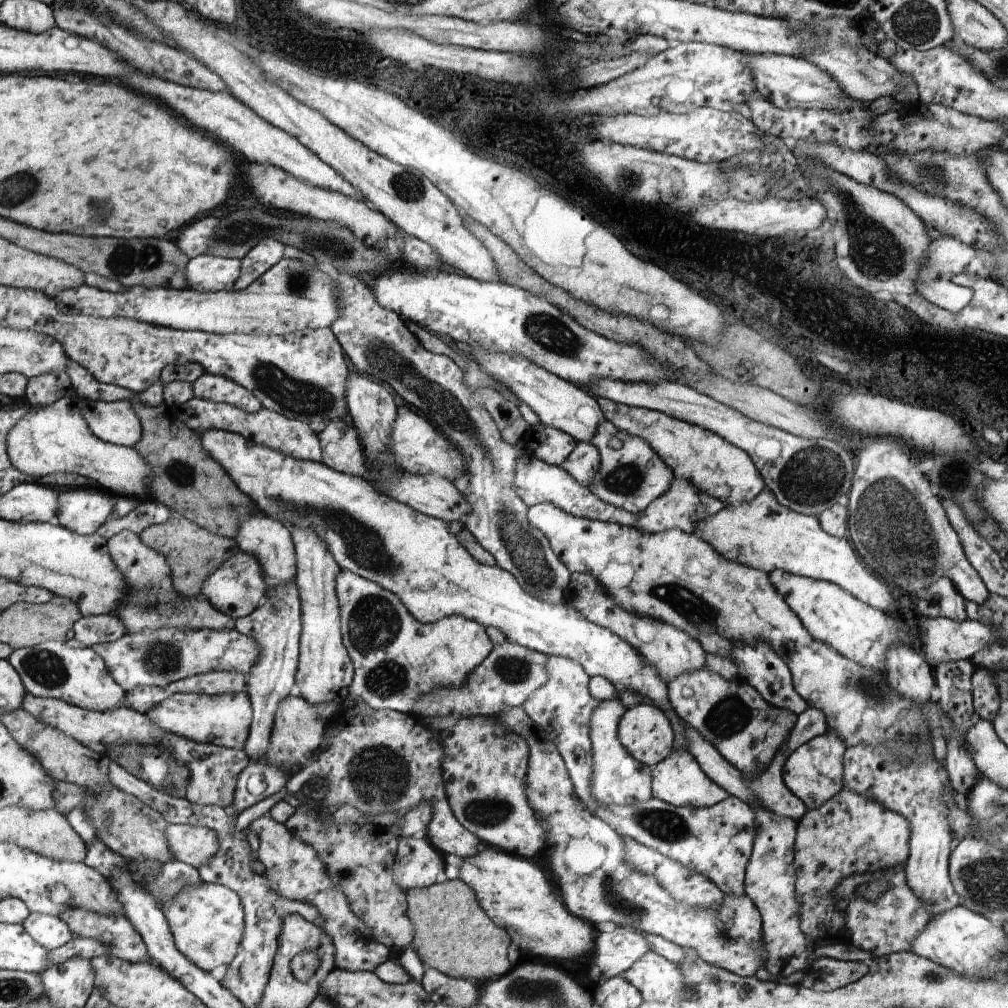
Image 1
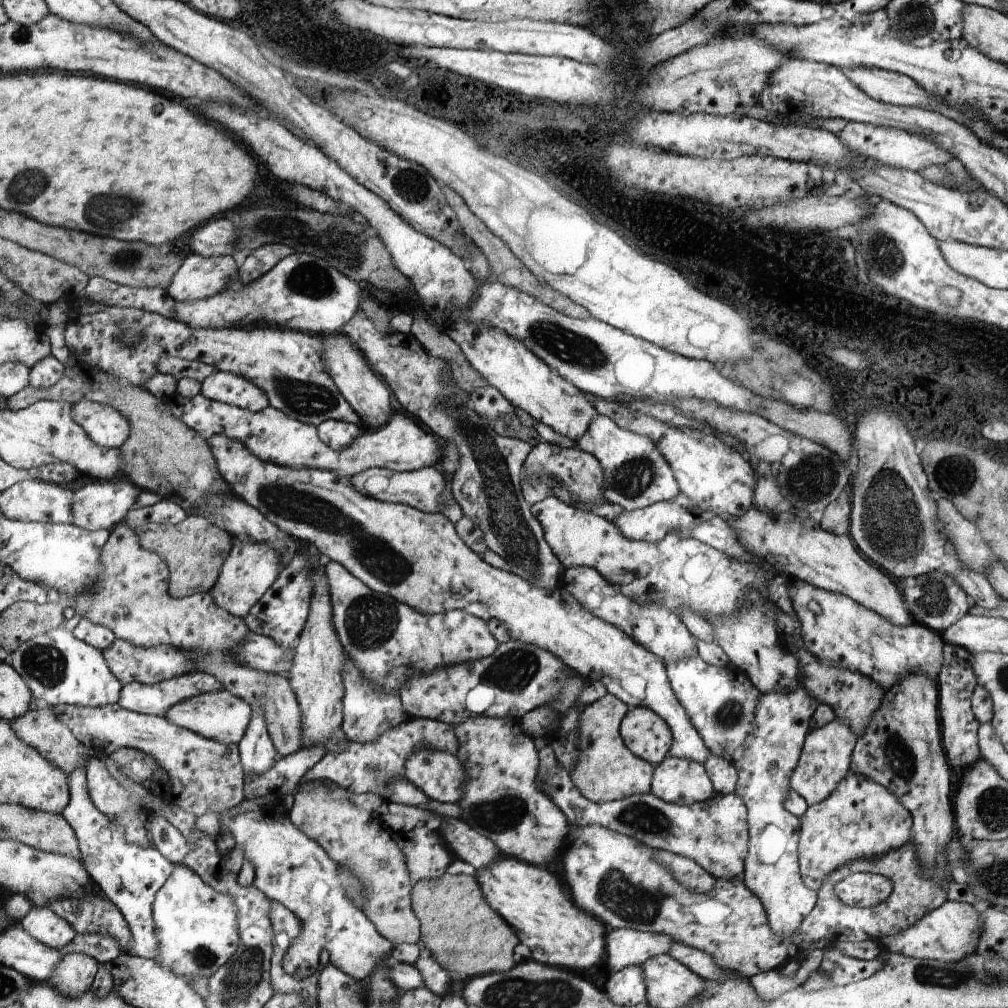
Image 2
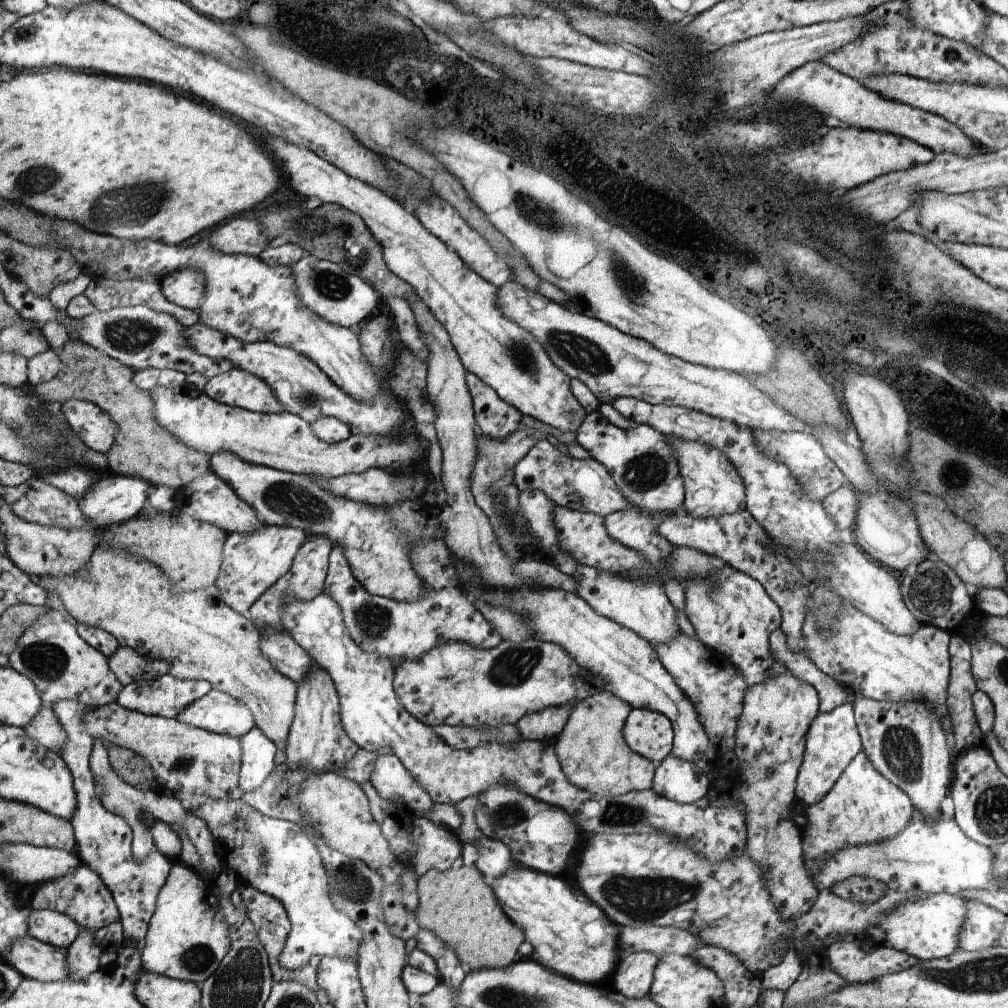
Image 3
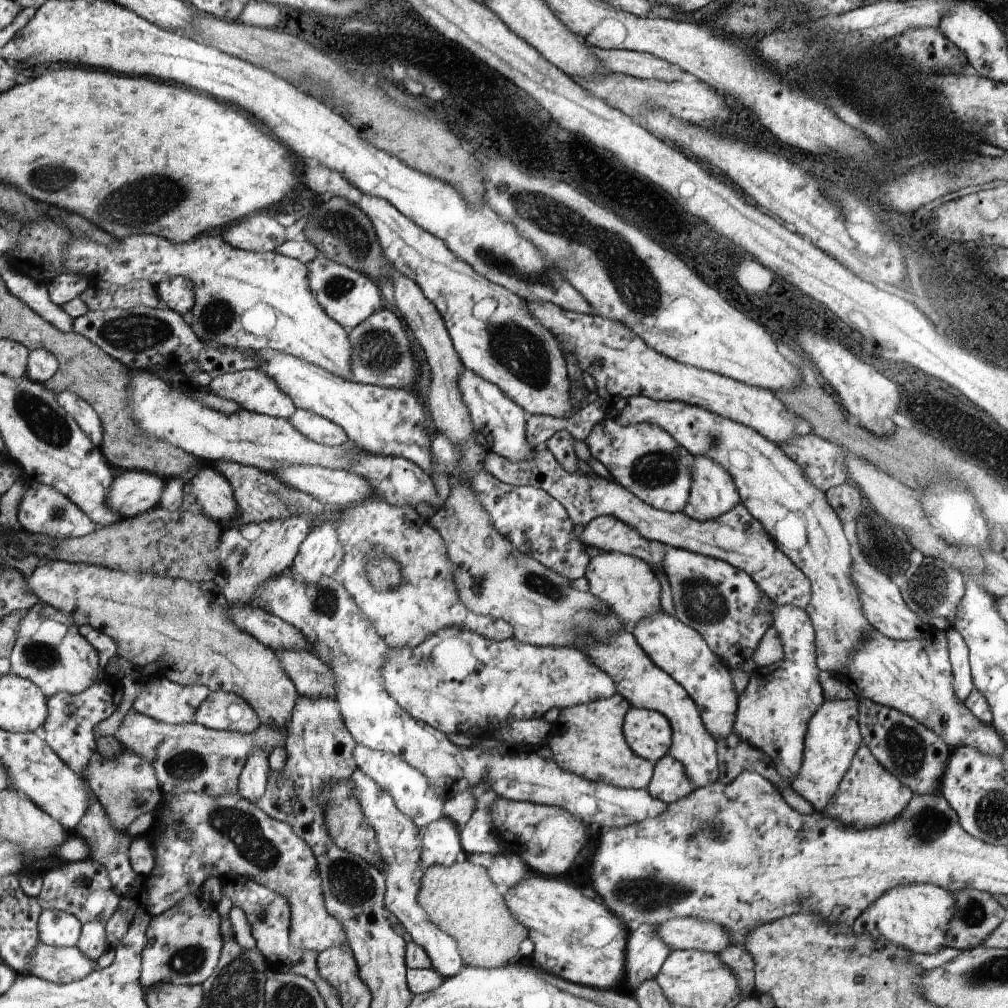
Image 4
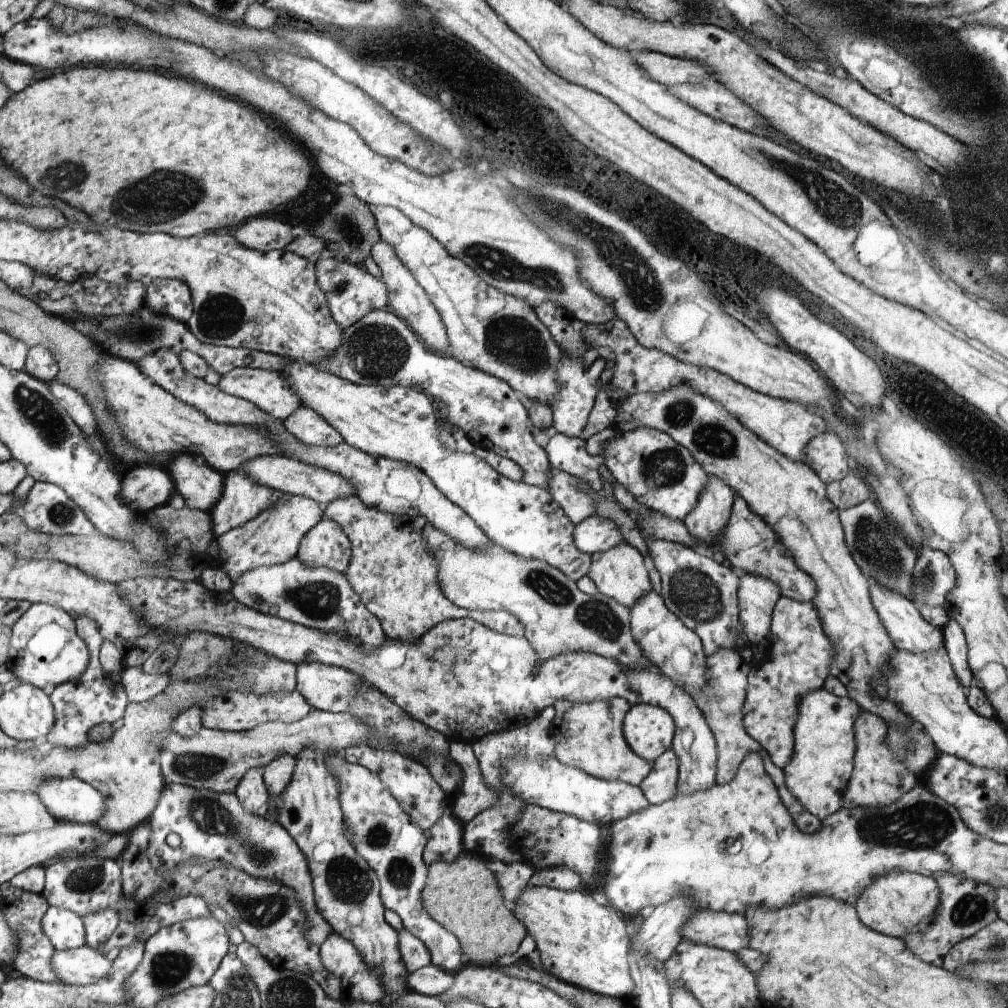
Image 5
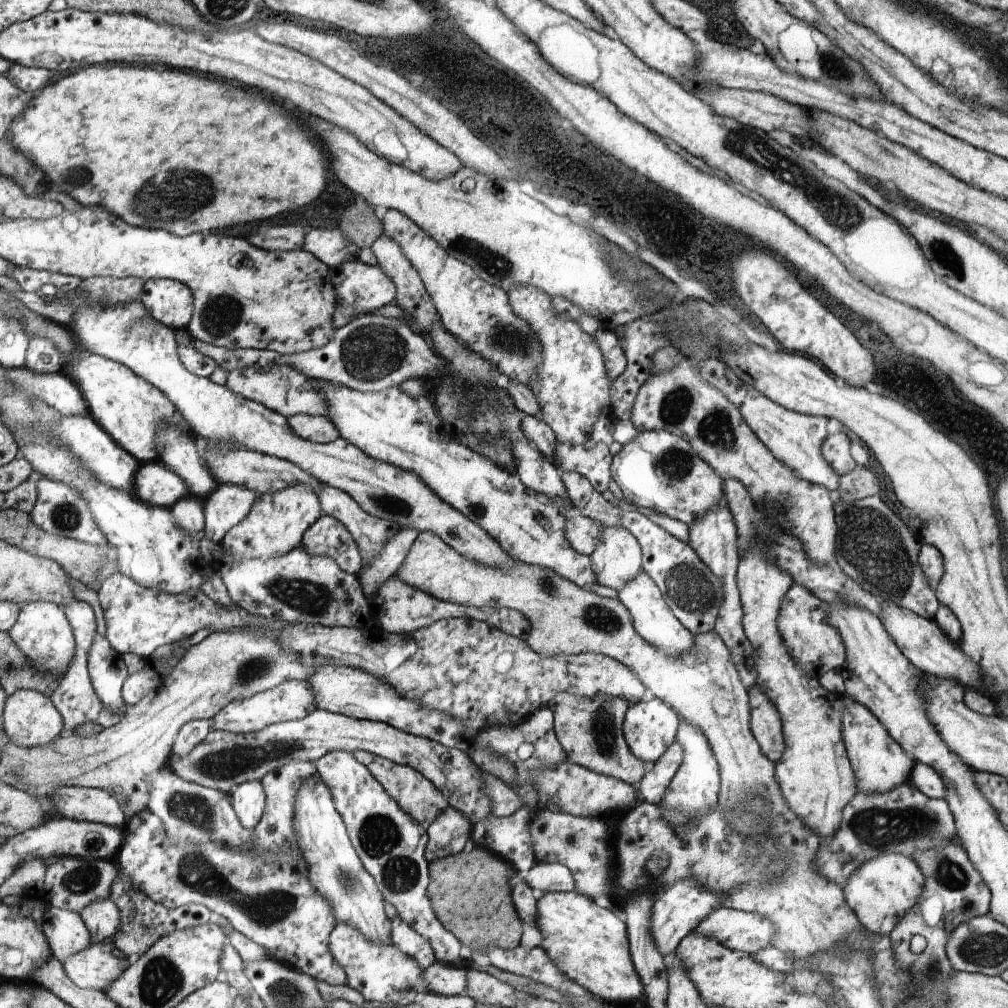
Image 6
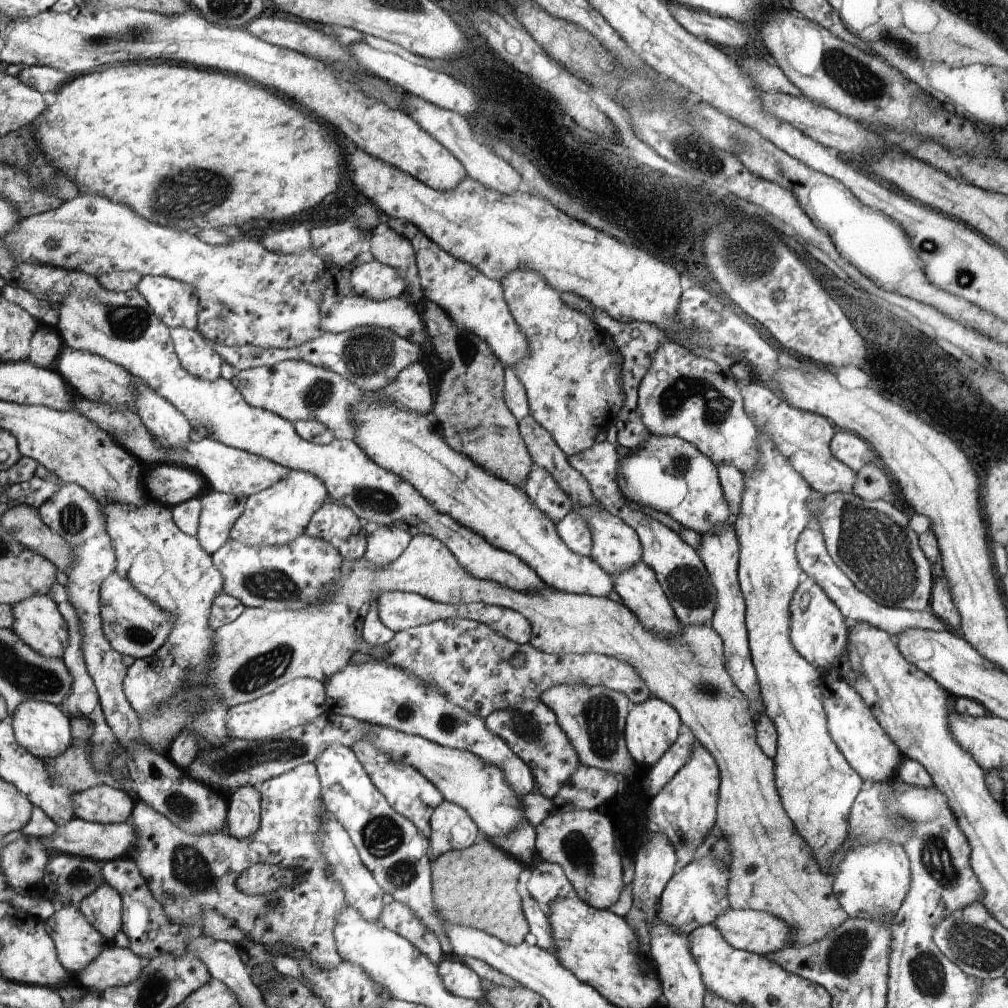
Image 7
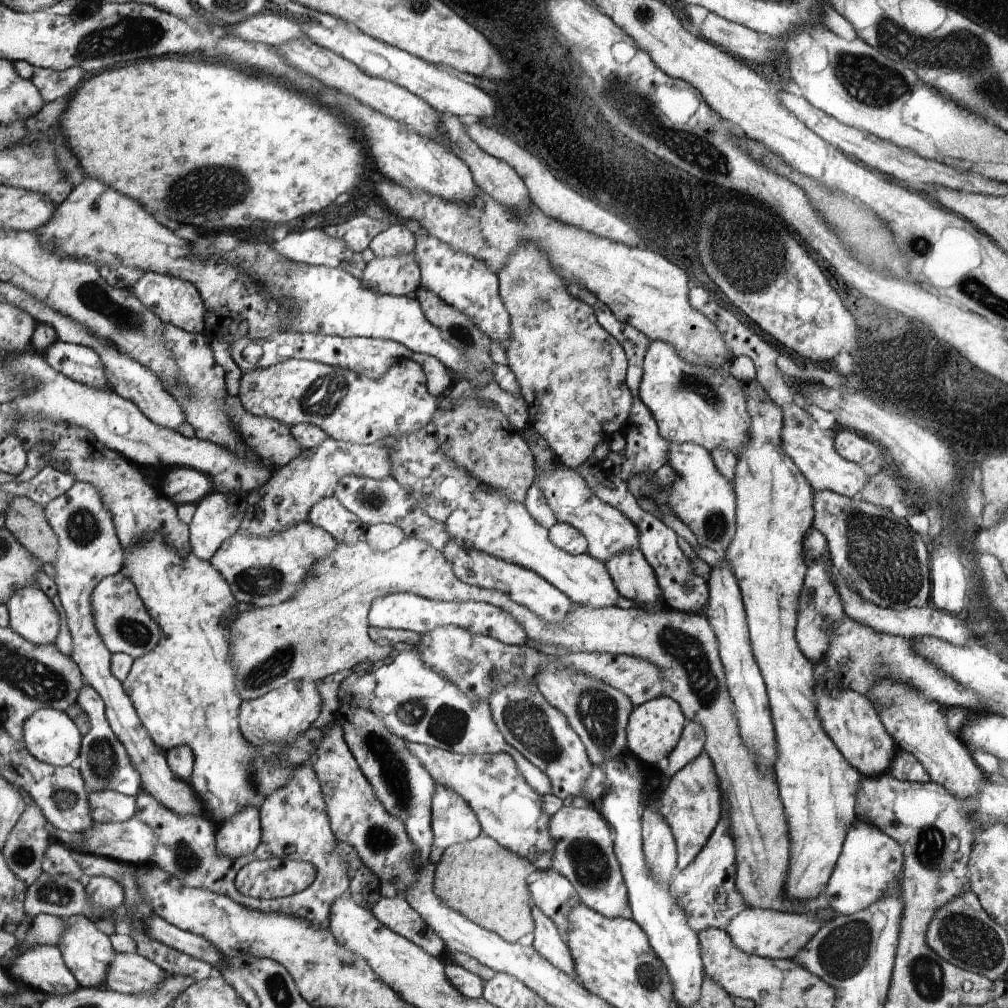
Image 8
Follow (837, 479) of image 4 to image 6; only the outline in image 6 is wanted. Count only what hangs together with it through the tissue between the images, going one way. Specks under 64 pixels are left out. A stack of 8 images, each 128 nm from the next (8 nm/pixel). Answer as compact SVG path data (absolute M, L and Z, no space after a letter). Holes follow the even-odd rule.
M843 433L827 435L821 442L819 450L823 460L833 468L839 476L851 472L856 467L853 458L849 455L849 438Z

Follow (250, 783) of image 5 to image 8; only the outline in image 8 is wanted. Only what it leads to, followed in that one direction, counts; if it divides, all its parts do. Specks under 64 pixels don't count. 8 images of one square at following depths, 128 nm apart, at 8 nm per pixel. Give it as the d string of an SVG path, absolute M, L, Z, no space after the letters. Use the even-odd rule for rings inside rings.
M243 806L237 814L217 827L217 854L234 860L251 854L259 845L262 824L263 819L255 806Z

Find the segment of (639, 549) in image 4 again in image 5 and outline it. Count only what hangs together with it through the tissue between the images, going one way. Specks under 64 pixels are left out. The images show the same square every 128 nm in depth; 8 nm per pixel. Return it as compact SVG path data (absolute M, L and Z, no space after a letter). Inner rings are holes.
M592 515L573 526L572 542L589 556L612 548L618 541L623 541L622 537L608 519Z

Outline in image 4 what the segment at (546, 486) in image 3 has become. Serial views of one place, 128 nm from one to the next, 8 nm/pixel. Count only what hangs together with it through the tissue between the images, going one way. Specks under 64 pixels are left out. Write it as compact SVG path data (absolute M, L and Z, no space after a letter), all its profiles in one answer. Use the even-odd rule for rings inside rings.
M543 446L537 447L531 459L510 462L494 453L484 454L482 468L499 482L511 486L534 486L548 492L564 506L573 526L582 527L595 517L613 516L637 530L645 540L663 542L667 547L685 549L701 556L728 562L749 574L773 606L793 606L804 609L810 598L807 577L781 552L761 523L739 502L731 510L711 521L696 522L682 512L671 513L641 502L632 492L613 480L601 476L587 476L581 472L565 471Z

